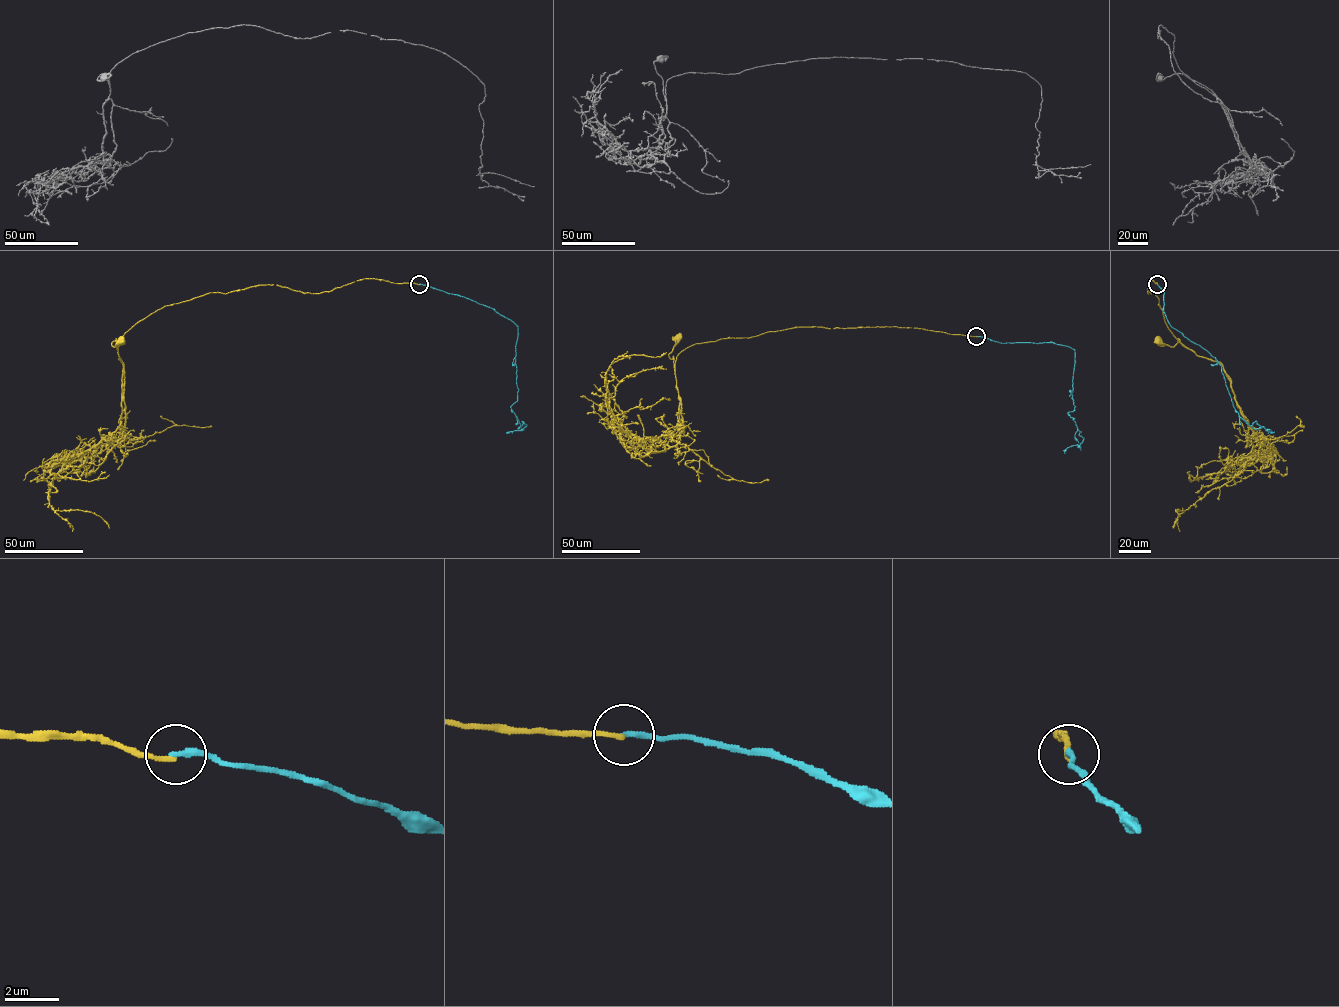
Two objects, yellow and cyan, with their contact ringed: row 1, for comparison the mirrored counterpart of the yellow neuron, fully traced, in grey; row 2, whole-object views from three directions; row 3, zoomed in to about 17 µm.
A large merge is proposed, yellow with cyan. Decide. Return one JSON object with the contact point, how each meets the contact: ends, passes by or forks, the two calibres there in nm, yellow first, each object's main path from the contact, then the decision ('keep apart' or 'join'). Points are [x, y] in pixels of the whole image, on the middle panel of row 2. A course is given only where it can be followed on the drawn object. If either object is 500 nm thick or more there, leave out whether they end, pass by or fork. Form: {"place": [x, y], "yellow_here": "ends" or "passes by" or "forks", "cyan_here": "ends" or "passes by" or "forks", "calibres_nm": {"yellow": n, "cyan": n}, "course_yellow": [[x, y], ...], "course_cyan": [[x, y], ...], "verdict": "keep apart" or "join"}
{"place": [976, 336], "yellow_here": "ends", "cyan_here": "ends", "calibres_nm": {"yellow": 180, "cyan": 240}, "course_yellow": [[976, 336], [897, 326], [795, 327], [695, 343], [678, 354], [674, 364], [669, 354], [678, 337]], "course_cyan": [[976, 336], [1002, 343], [1054, 342], [1075, 350], [1075, 406], [1068, 412], [1083, 438], [1065, 453]], "verdict": "keep apart"}

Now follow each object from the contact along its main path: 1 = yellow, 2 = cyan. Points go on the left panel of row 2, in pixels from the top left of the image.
1: (419, 284), (363, 278), (319, 293), (276, 285), (209, 293), (165, 305), (112, 345), (121, 341)
2: (419, 284), (493, 309), (518, 326), (517, 400), (511, 406), (521, 425), (522, 421), (526, 425), (508, 432)

